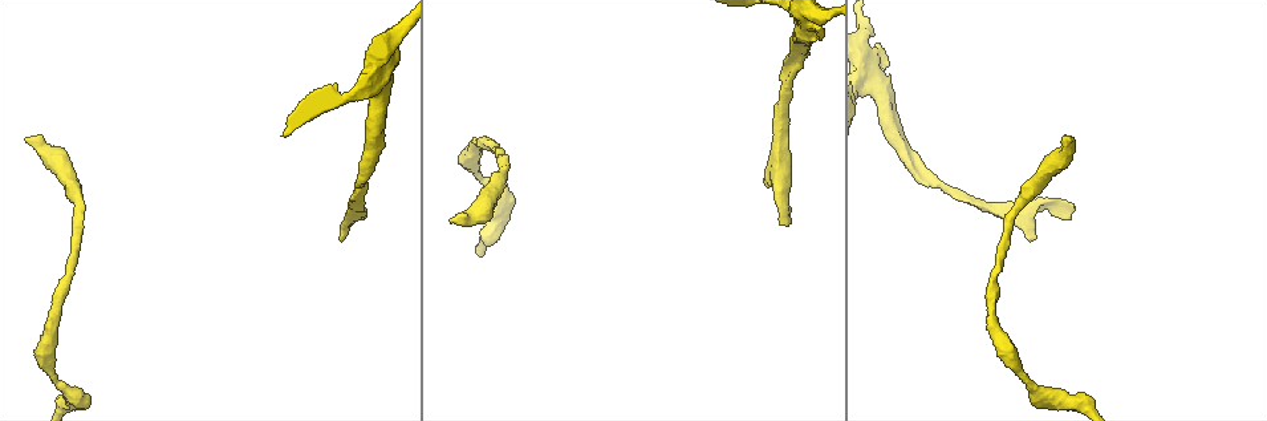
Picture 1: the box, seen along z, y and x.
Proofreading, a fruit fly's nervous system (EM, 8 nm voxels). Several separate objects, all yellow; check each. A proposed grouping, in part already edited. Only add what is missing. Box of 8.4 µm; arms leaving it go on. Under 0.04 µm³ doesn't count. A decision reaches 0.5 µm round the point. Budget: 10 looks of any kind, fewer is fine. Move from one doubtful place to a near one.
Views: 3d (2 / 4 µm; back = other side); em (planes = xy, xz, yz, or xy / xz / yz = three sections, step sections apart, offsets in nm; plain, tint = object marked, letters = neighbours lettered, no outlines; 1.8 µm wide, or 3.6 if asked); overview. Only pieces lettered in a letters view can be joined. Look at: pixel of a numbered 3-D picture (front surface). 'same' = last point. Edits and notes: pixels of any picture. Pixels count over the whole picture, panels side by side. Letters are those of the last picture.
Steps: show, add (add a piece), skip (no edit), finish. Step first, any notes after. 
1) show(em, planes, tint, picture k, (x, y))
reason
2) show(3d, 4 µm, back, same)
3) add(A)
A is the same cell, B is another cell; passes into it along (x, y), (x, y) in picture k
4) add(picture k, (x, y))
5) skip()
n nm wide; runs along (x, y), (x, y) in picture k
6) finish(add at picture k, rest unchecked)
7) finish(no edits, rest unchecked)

show(3d, 2 µm, picture 1, (788, 226))

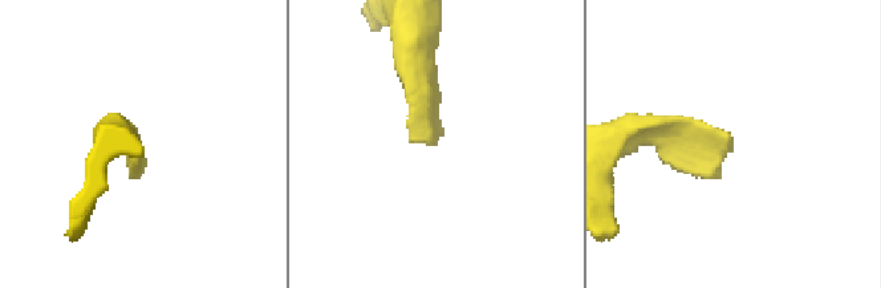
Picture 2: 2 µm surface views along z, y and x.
show(em, xy, step 4, letters, picture 2, (430, 141))

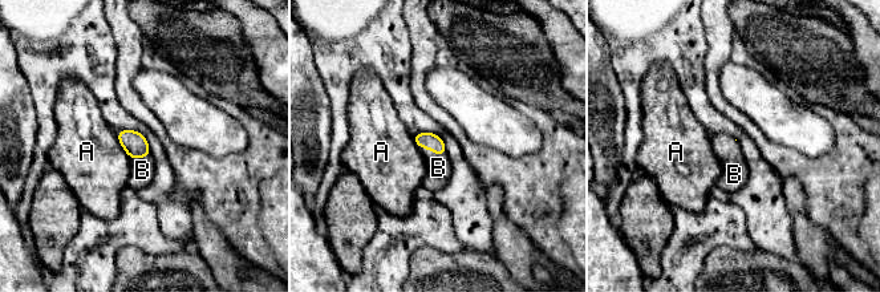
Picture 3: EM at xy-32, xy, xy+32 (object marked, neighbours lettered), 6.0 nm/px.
add(picture 3, (438, 167))
B touches over 180 nm; B is the same cell, A is another cell; passes into it along (430, 141), (433, 151), (438, 167) in picture 3; it goes on there

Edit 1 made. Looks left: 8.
show(3d, 2 µm, picture 1, (449, 221))
branch stops here

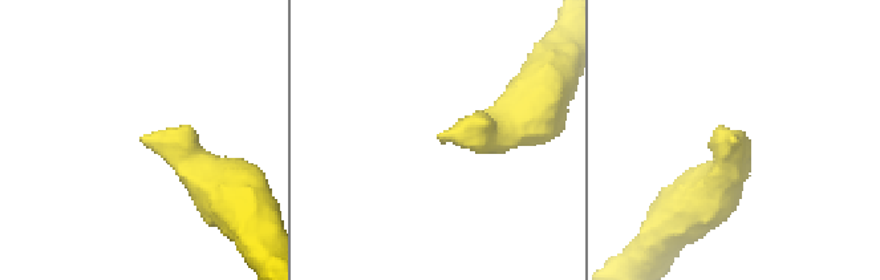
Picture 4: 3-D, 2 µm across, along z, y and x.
show(em, yz, step 8, tint, picture 4, (437, 138))
shape alone is not enough

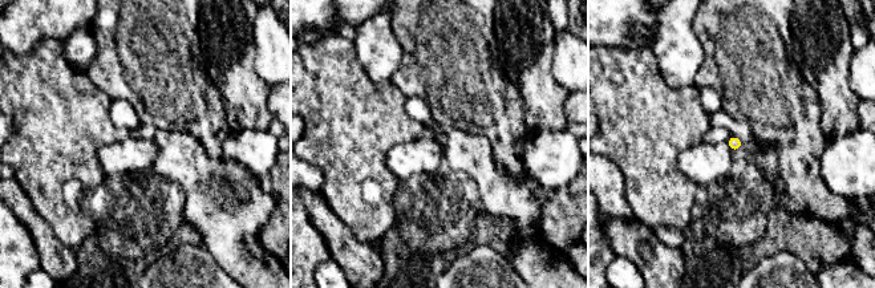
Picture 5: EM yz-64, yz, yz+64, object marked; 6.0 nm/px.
show(em, planes, letters, same)
cut it another way

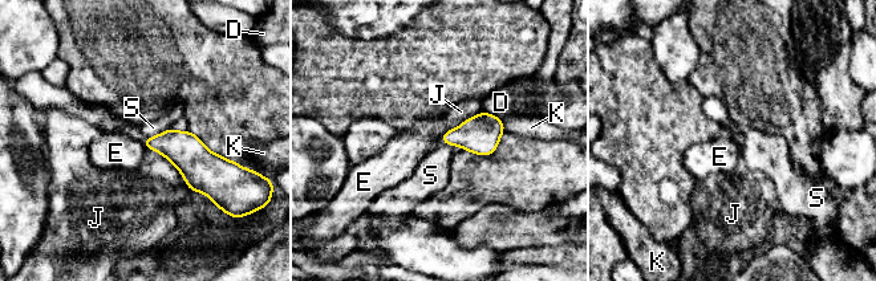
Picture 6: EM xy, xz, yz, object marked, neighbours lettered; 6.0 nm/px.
skip()
140 nm wide; D, E, J, K and S are other cells; border along (450, 130), (439, 138) in picture 6; no lettered piece goes on from it

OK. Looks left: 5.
show(3d, 2 µm, picture 1, (1030, 384))
narrows sharply

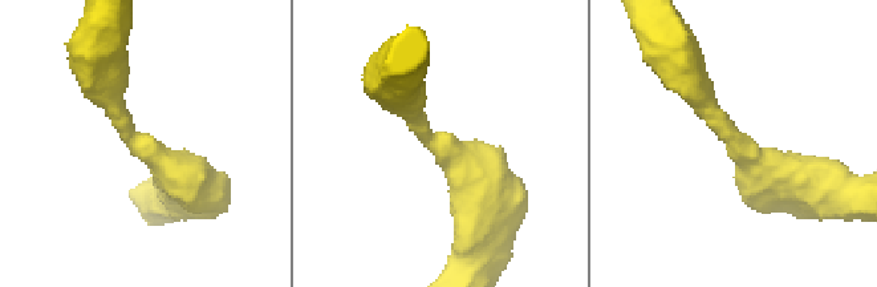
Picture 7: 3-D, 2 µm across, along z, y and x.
show(em, planes, plain, picture 7, (431, 142))
arms of 320, 340 nm

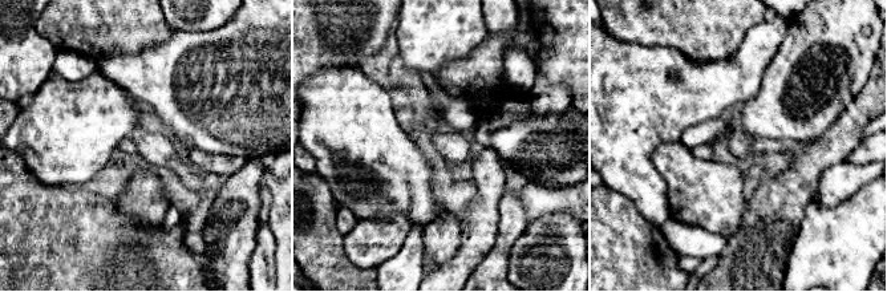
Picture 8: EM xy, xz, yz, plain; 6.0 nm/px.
show(em, planes, letters, same)
see the neighbours

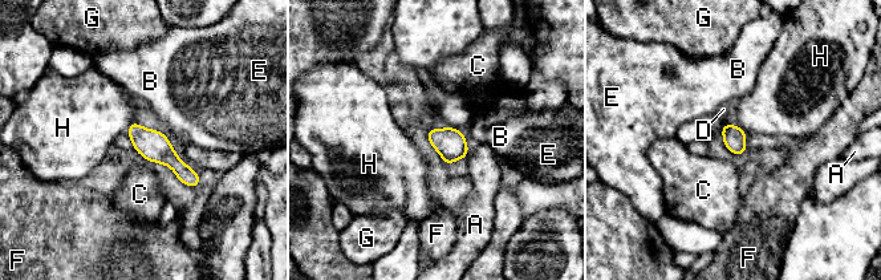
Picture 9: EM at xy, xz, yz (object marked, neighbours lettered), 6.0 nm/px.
skip()
A, B, C, D, E, F, G and H are other cells; border along (134, 120), (126, 132) in picture 9; no lettered piece goes on from it

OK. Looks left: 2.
show(em, planes, letters, picture 1, (395, 67))
an open end

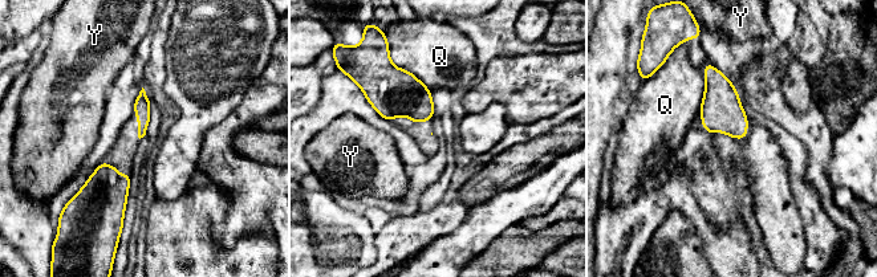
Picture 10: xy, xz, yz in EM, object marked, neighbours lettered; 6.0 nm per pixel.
skip()
Q touches over 320 nm; Q and Y are other cells; border along (390, 60), (430, 90) in picture 10; none of them fits

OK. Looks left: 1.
finish(add at picture 3, rest unchecked)

